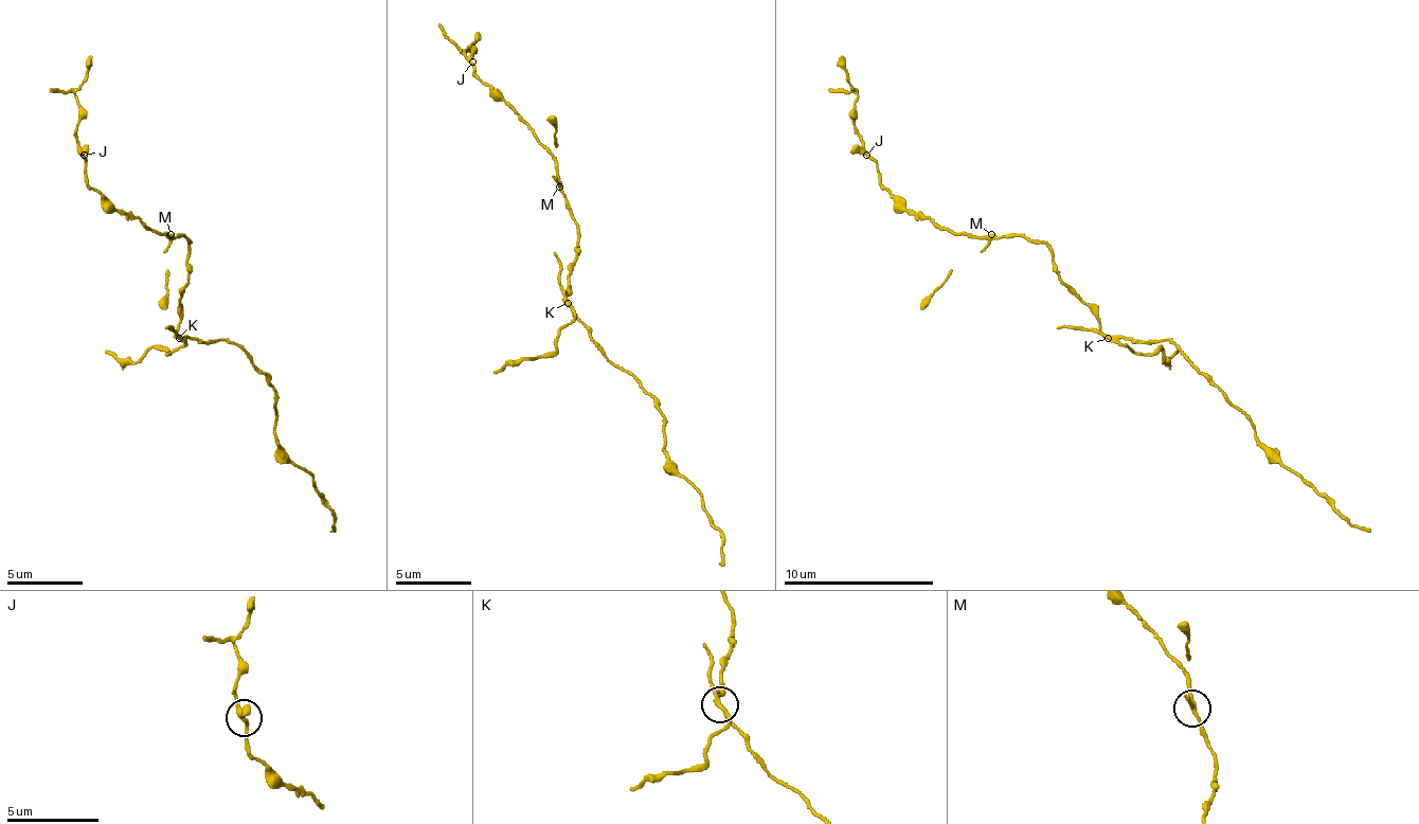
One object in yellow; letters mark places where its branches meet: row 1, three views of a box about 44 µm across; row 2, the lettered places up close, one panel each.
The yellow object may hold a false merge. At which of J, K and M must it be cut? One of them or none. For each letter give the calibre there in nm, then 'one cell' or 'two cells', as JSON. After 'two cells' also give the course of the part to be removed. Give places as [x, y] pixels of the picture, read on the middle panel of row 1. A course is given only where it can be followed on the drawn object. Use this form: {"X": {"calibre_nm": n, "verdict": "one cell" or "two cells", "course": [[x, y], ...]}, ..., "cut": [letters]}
{"J": {"calibre_nm": 190, "verdict": "one cell"}, "K": {"calibre_nm": 200, "verdict": "two cells", "course": [[567, 303], [574, 319], [559, 334], [555, 348], [524, 360], [506, 360], [495, 372]]}, "M": {"calibre_nm": 190, "verdict": "one cell"}, "cut": ["K"]}

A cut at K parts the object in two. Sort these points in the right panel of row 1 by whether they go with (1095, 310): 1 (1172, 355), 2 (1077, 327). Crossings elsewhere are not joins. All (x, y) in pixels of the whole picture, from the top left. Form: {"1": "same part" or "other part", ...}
{"1": "other part", "2": "other part"}

